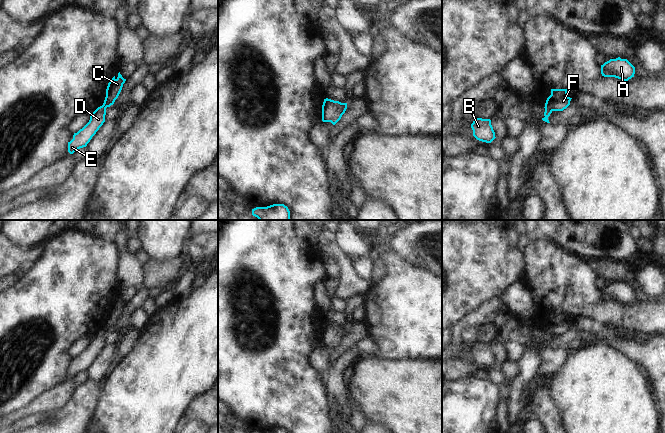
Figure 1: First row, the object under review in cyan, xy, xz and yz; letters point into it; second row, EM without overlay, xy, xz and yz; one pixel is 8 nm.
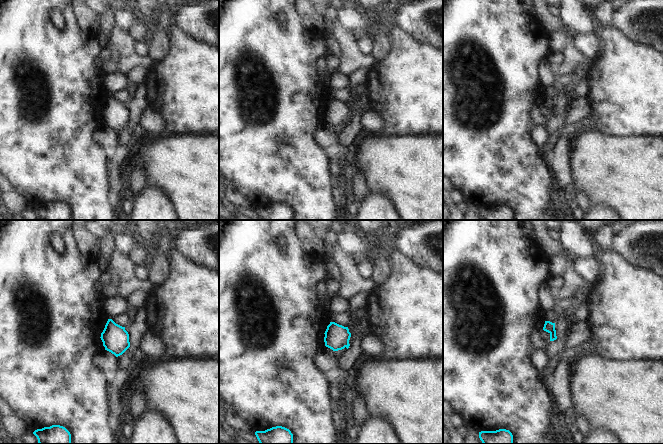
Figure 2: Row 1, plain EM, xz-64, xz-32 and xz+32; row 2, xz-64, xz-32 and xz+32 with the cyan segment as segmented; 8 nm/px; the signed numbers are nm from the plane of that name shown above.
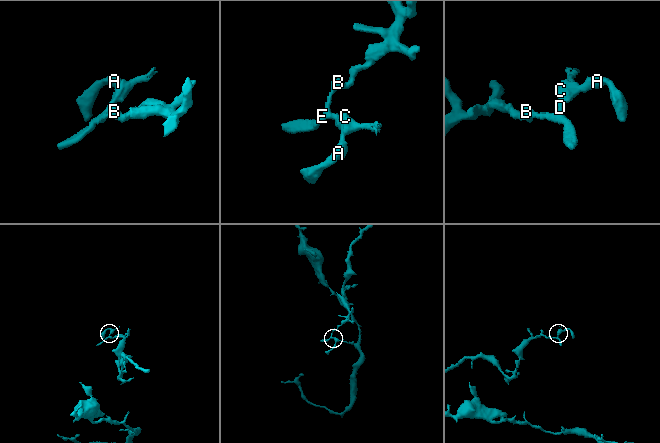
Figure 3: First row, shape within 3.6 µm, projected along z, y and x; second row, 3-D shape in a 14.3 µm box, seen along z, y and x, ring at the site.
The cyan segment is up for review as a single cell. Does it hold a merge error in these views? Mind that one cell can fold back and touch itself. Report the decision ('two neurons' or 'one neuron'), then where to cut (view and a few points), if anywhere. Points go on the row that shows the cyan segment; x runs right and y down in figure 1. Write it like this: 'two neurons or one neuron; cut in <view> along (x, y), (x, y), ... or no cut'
two neurons; cut in yz along (545, 105), (552, 110)

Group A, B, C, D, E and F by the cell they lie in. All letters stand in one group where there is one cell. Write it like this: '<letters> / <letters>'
A C F / B D E

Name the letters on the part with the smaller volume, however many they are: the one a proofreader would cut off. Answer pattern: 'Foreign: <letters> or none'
Foreign: A, C, F

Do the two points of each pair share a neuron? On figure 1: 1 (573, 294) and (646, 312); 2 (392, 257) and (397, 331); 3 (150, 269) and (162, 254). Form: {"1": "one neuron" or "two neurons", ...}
{"1": "one neuron", "2": "one neuron", "3": "two neurons"}

